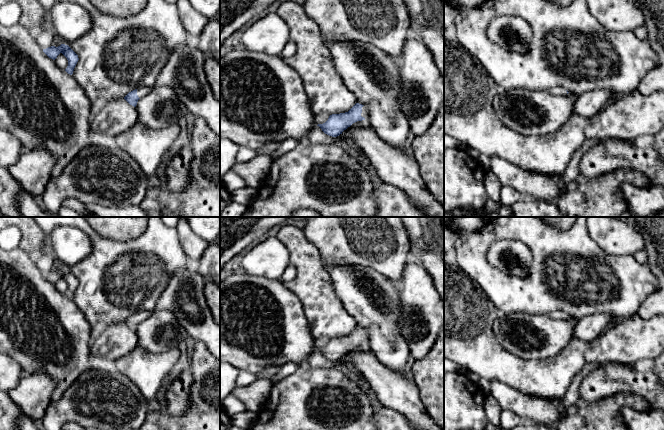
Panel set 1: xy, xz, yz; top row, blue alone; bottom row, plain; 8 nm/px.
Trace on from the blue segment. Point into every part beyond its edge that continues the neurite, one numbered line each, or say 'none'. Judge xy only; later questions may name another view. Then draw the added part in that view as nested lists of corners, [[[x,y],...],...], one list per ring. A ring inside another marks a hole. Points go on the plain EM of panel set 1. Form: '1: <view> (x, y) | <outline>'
1: xy (184, 295) | [[[187,268],[178,269],[162,292],[155,308],[152,311],[137,313],[137,319],[139,322],[142,322],[157,310],[170,310],[176,316],[179,324],[187,331],[188,335],[195,342],[203,342],[208,350],[220,360],[220,324],[215,321],[207,305],[204,295],[205,284],[206,279],[197,271],[190,271]]]

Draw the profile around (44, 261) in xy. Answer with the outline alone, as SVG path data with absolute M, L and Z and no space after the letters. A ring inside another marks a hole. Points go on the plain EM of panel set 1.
M52 252L38 254L35 258L36 265L42 274L52 270L55 260Z

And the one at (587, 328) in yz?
M606 313L584 316L576 321L574 338L583 341L592 341L609 328L613 320L618 321L613 315Z

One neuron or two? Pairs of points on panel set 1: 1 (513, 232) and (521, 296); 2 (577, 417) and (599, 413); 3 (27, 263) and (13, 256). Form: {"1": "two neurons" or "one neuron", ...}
{"1": "one neuron", "2": "one neuron", "3": "one neuron"}

